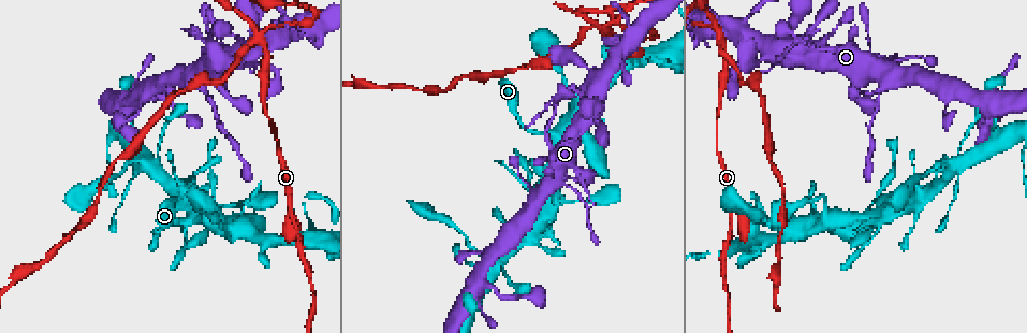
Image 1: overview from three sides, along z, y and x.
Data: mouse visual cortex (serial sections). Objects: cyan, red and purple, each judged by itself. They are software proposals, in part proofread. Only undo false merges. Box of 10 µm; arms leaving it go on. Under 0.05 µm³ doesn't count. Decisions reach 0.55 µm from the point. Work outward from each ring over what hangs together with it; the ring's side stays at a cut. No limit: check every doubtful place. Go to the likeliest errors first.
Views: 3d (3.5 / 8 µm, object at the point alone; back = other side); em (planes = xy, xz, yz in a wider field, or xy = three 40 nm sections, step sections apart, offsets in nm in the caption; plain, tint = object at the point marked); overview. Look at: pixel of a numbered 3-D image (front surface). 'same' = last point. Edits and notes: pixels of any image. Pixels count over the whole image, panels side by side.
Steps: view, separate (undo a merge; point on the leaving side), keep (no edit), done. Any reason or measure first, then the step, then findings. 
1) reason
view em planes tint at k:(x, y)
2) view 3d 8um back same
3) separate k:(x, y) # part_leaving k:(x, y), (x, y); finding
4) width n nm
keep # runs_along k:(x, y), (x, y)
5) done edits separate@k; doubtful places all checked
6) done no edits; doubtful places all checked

four-way junction
view 3d 3.5um at 1:(262, 42)

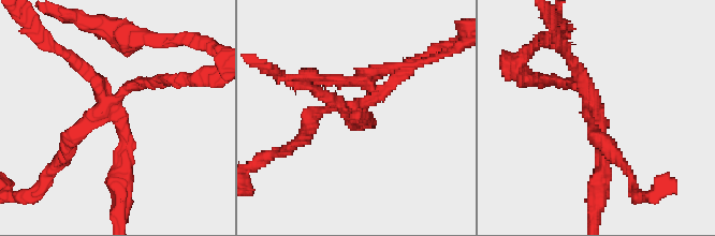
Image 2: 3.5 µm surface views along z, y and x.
arms 4; arm_widths 150, 200, 200, 250 nm; now the EM
view em xy step 2 tint at 2:(597, 117)

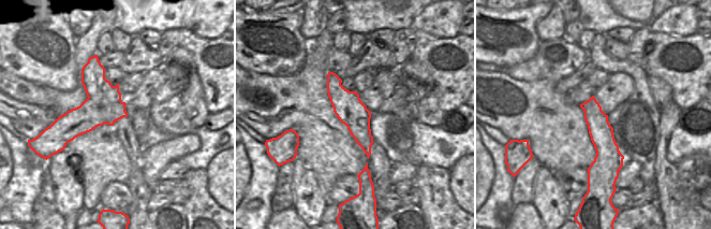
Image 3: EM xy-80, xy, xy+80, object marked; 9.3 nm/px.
separate 2:(382, 88) # part_leaving 2:(105, 109), (70, 139), (46, 179); a second cell is stuck on

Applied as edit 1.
view overview

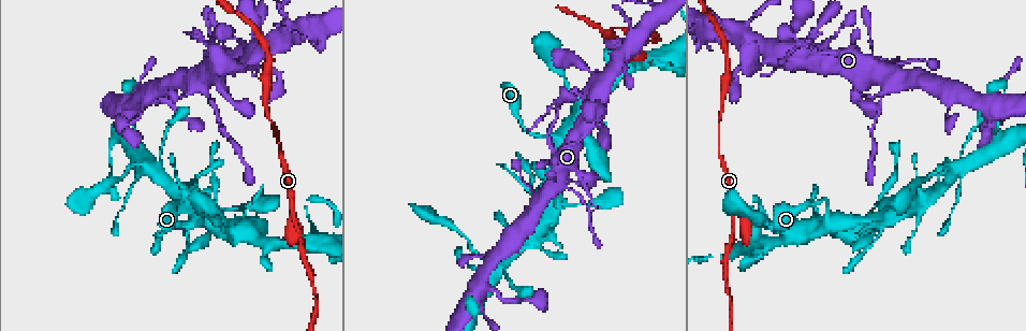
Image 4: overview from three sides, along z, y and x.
thick turns thin
view 3d 3.5um back at 4:(294, 217)

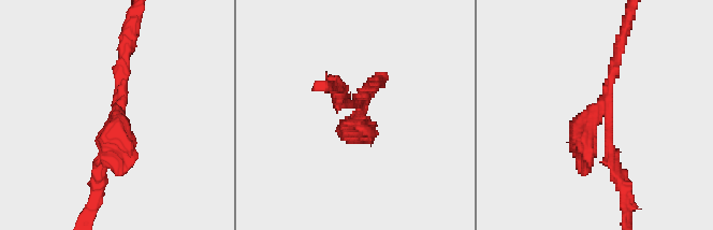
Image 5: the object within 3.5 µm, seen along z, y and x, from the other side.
view em xy step 5 tint at 5:(594, 112)

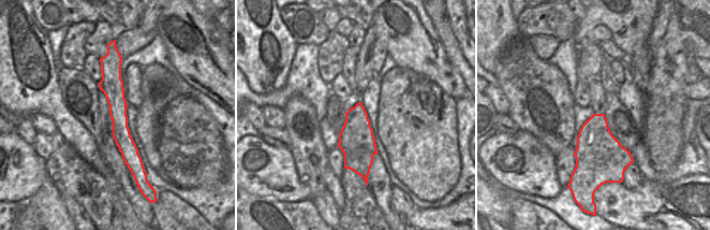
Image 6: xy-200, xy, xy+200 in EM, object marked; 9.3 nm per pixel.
keep # runs_along 5:(616, 51), (584, 173); continuous, no second cell

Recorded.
calibre changes
view 3d 8um at 4:(881, 217)

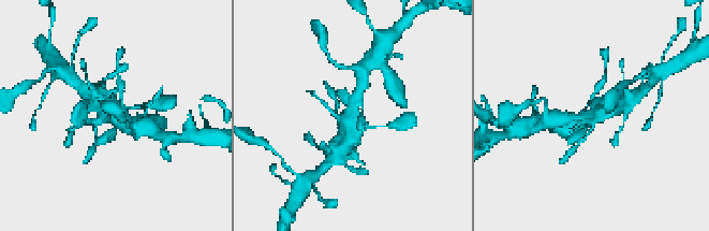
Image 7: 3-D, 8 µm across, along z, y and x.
closer look
view 3d 3.5um same

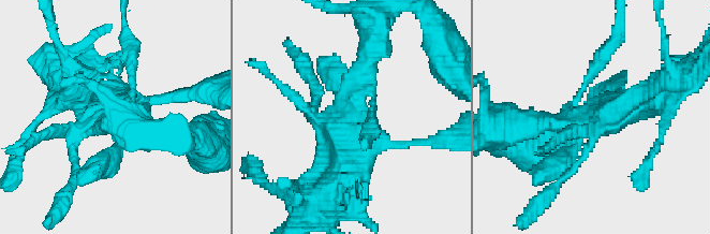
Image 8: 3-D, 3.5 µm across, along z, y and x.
view em xy step 3 tint at 8:(351, 115)

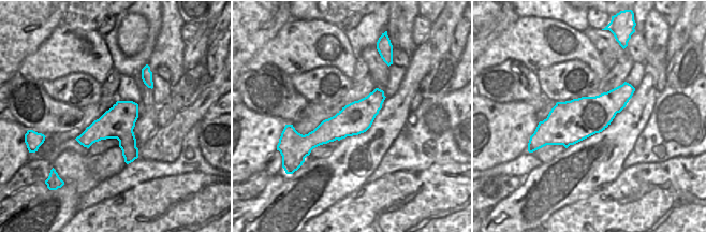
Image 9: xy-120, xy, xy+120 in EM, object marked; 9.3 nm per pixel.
width 300 nm
keep # runs_along 9:(381, 93), (339, 127), (298, 136); one cell here

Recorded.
sharp bend
view 3d 3.5um at 4:(654, 60)

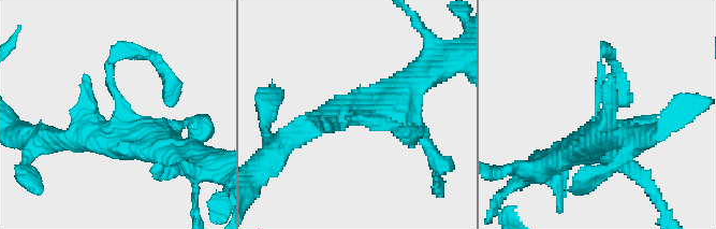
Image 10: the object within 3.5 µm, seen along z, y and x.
need the tissue
view em xy step 1 plain at 10:(122, 101)

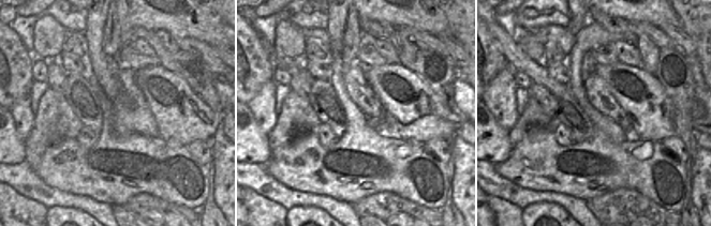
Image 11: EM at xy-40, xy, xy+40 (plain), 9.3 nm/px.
view em xy step 1 tint same

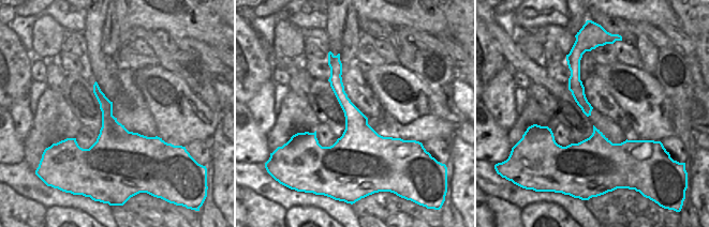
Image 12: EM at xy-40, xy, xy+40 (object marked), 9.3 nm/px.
keep # runs_along 12:(576, 61), (575, 86), (588, 112); one cell here

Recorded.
done edits separate@2; doubtful places all checked

